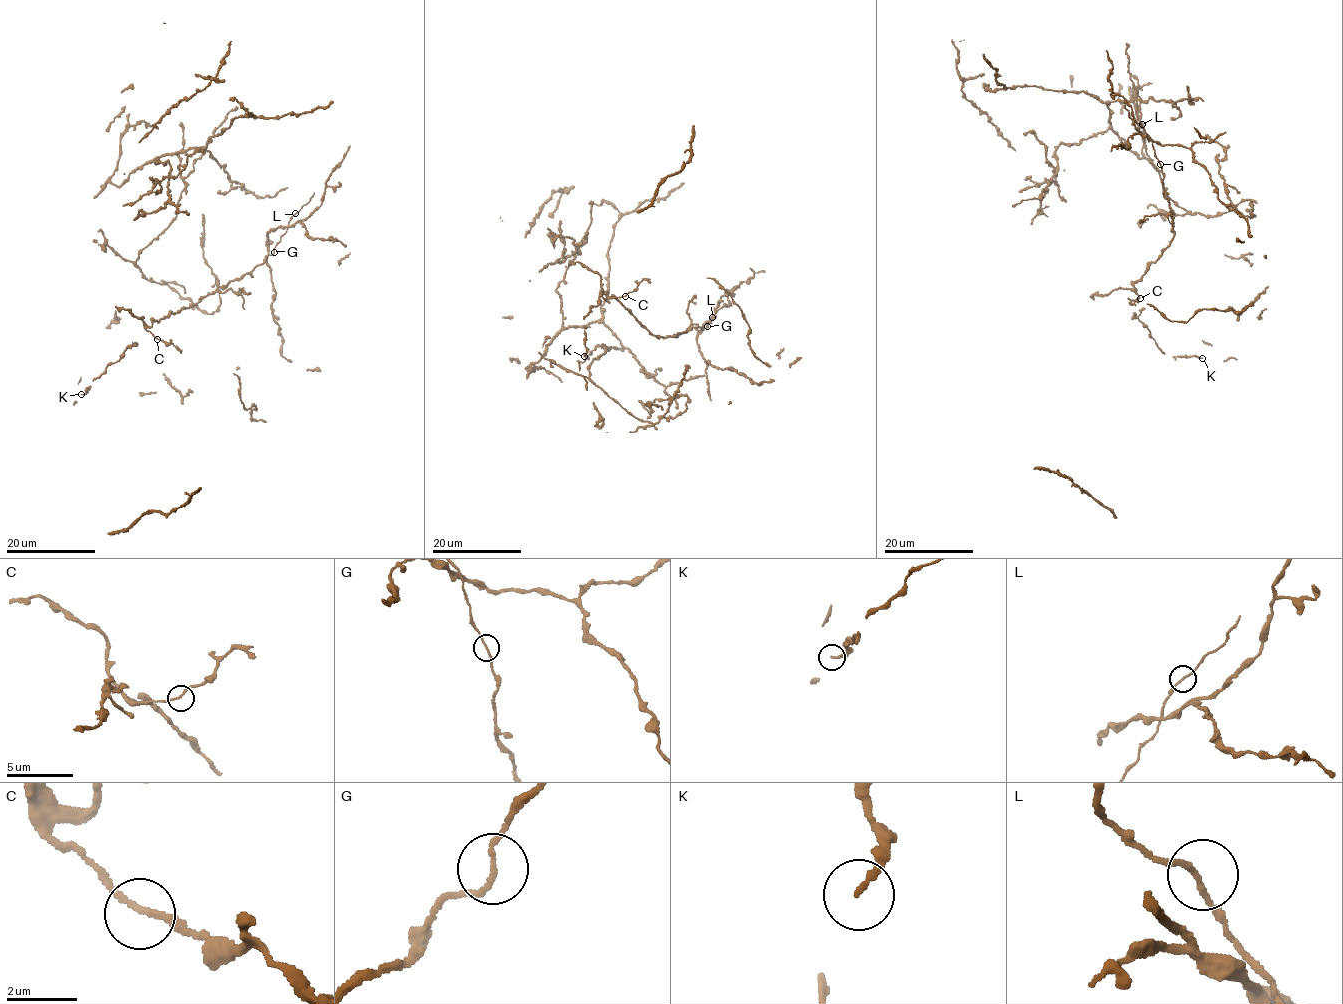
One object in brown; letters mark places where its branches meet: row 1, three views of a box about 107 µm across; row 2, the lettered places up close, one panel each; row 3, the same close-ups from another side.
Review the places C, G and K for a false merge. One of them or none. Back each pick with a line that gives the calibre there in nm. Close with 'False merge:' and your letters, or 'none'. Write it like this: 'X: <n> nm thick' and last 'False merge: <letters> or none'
False merge: none

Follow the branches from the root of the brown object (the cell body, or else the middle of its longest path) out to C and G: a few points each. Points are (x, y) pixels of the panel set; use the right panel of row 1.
C: (1167, 144), (1149, 139), (1162, 168), (1162, 192), (1173, 216), (1174, 233), (1171, 243), (1134, 284), (1140, 298)
G: (1167, 144), (1149, 139), (1159, 164)

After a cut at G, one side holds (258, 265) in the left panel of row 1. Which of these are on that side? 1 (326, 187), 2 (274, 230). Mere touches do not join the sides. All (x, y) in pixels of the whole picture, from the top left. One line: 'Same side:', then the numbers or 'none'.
Same side: 1, 2

